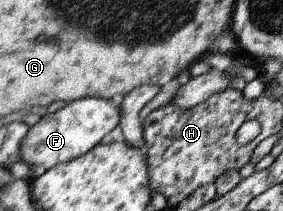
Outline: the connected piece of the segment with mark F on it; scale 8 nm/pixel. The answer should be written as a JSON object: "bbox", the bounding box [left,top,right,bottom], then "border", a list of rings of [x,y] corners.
{"bbox":[20,97,121,173],"border":[[[100,97],[75,100],[65,108],[41,117],[41,121],[30,128],[20,149],[21,161],[30,164],[33,173],[37,166],[45,166],[47,170],[57,164],[76,160],[88,154],[96,145],[107,141],[109,135],[118,130],[121,116],[117,100]]]}

